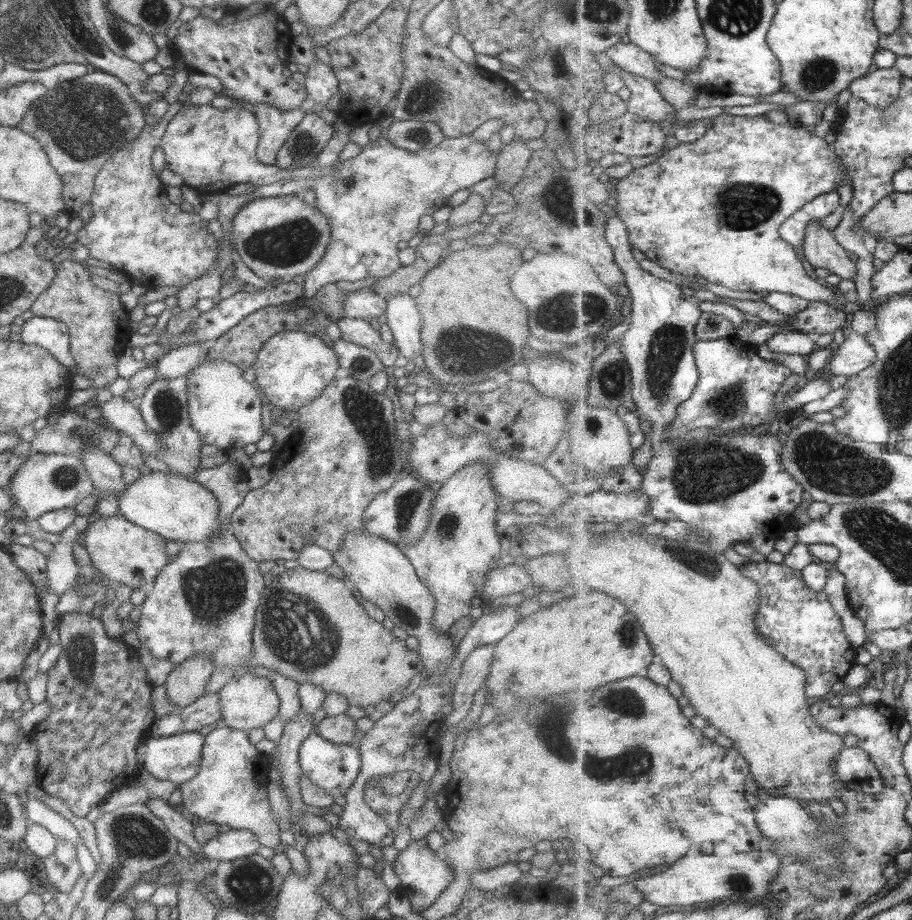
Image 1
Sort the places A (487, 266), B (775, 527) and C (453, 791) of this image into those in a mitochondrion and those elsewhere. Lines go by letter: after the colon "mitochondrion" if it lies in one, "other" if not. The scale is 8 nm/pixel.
A: other
B: other
C: other

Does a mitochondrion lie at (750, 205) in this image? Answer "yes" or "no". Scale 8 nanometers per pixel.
yes

